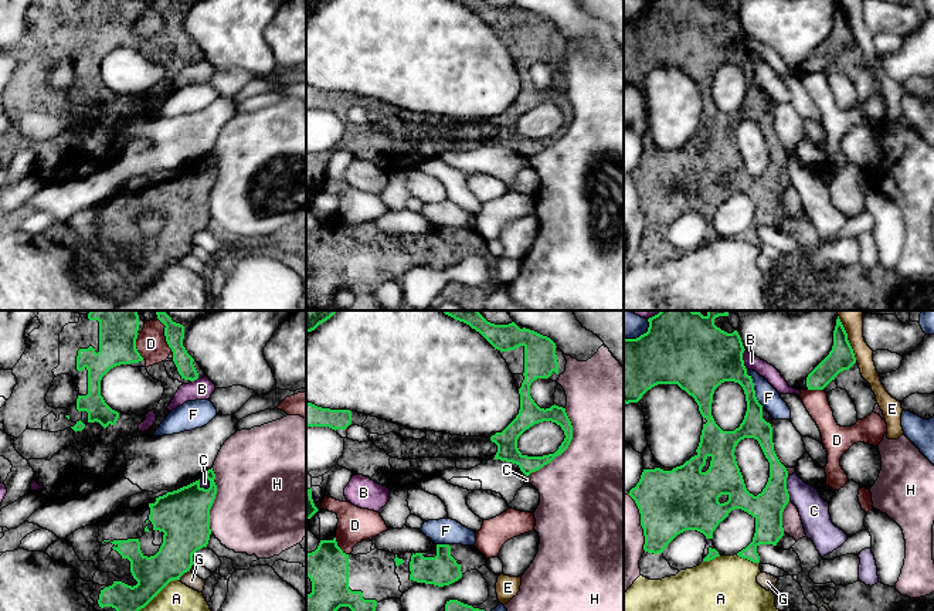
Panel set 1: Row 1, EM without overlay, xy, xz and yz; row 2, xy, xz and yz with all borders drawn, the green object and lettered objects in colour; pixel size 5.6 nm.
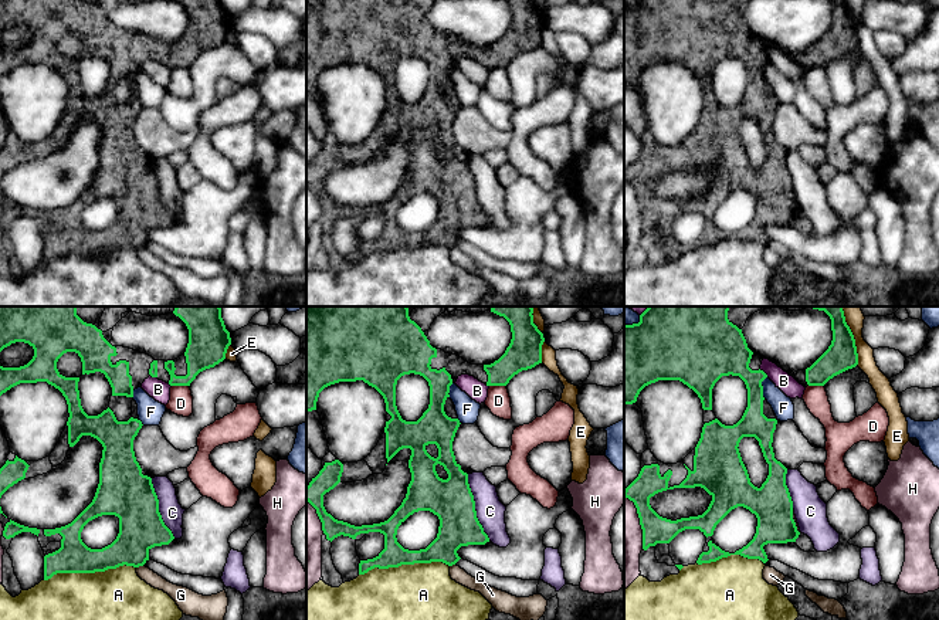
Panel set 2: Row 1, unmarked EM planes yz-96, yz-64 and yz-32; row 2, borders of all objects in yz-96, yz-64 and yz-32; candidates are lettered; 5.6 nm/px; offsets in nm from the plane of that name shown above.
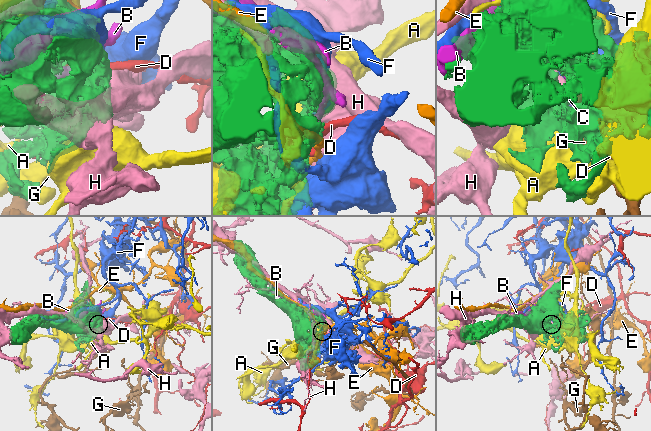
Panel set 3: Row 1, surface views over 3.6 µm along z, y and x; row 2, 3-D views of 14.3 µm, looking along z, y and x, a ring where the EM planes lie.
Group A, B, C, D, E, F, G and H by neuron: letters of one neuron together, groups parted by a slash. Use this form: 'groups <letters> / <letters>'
groups A B / C / D / E / F / G / H

